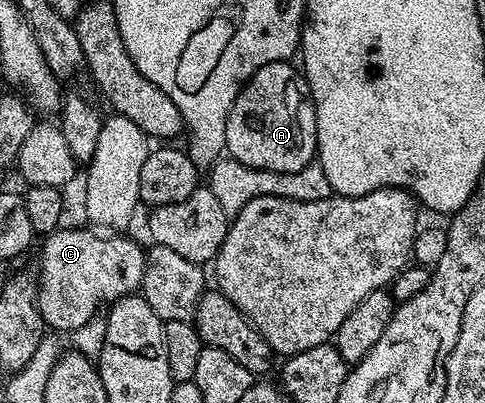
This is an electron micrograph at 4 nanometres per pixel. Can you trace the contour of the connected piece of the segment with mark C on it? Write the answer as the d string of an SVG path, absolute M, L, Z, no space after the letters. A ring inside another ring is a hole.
M60 228L42 239L35 305L43 317L44 327L68 332L80 330L88 320L96 317L98 310L95 309L102 304L103 298L104 303L110 304L116 298L136 293L143 285L147 263L144 247L139 247L131 238L123 238L127 236L119 232L104 236L94 229L86 229Z

